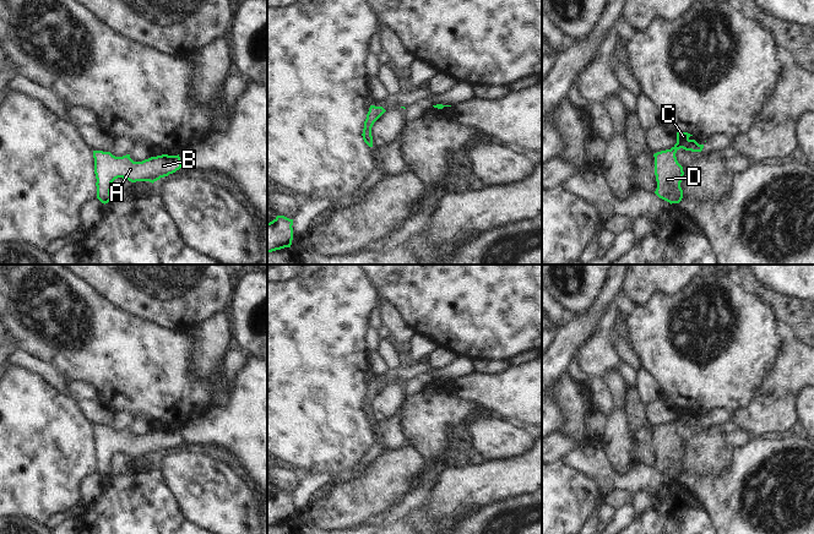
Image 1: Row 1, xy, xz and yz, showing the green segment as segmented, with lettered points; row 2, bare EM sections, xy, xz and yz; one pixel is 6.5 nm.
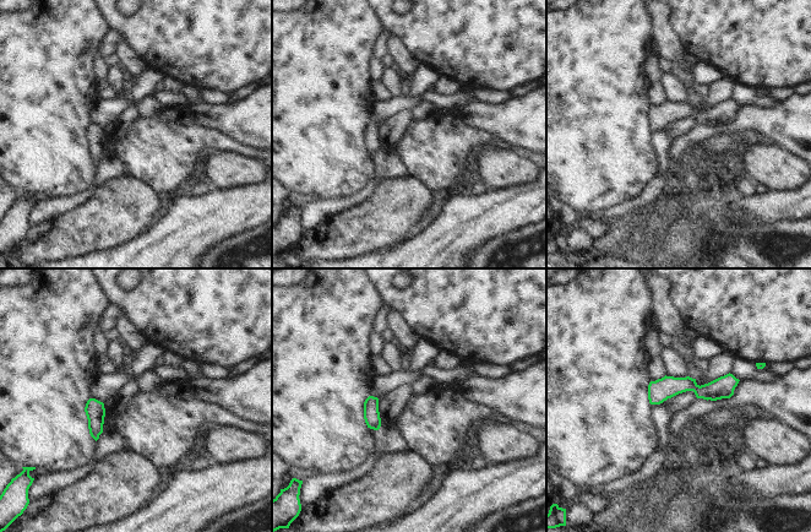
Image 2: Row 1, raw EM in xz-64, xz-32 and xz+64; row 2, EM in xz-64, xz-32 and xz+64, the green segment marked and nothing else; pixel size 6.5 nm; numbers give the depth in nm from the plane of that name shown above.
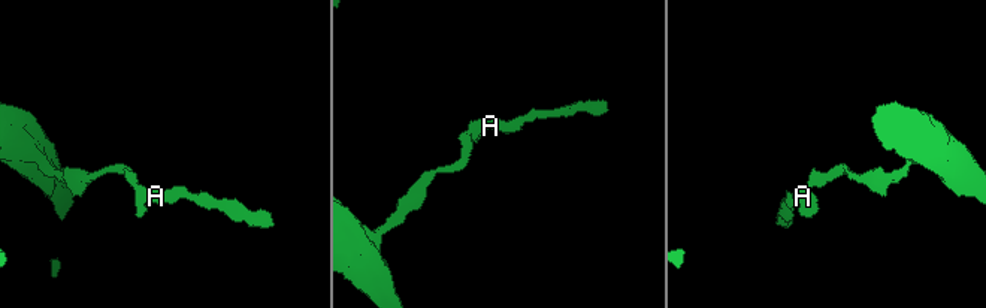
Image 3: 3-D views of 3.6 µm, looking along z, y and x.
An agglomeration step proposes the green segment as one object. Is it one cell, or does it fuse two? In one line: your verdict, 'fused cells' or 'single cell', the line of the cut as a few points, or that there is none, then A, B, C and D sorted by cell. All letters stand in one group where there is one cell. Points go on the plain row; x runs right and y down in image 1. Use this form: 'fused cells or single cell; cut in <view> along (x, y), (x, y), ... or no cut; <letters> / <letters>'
single cell; no cut; A B C D

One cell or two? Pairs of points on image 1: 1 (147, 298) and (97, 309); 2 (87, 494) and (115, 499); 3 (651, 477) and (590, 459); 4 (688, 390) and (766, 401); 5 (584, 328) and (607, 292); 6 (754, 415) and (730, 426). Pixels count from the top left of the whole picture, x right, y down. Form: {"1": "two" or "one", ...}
{"1": "two", "2": "two", "3": "one", "4": "two", "5": "one", "6": "two"}

